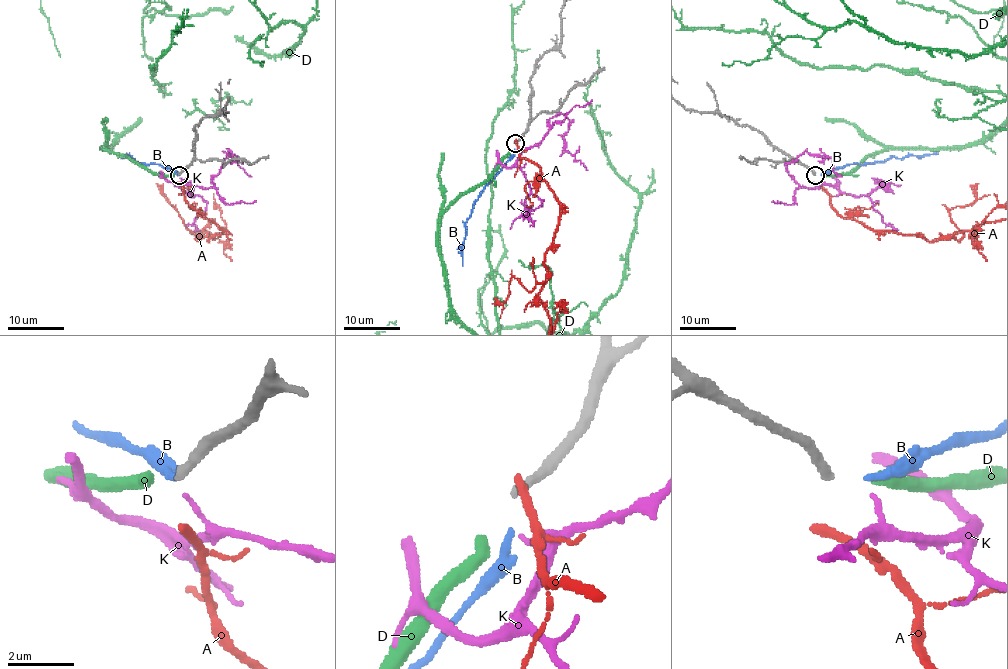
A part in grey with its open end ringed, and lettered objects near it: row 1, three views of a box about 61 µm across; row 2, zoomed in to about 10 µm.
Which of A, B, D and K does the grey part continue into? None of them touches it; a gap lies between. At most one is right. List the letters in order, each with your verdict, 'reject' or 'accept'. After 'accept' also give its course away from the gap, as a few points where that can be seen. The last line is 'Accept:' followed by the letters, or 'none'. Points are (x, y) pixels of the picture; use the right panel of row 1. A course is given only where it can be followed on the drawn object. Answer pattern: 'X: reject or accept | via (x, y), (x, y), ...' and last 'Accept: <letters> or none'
A: reject
B: reject
D: accept
K: reject
Accept: D

